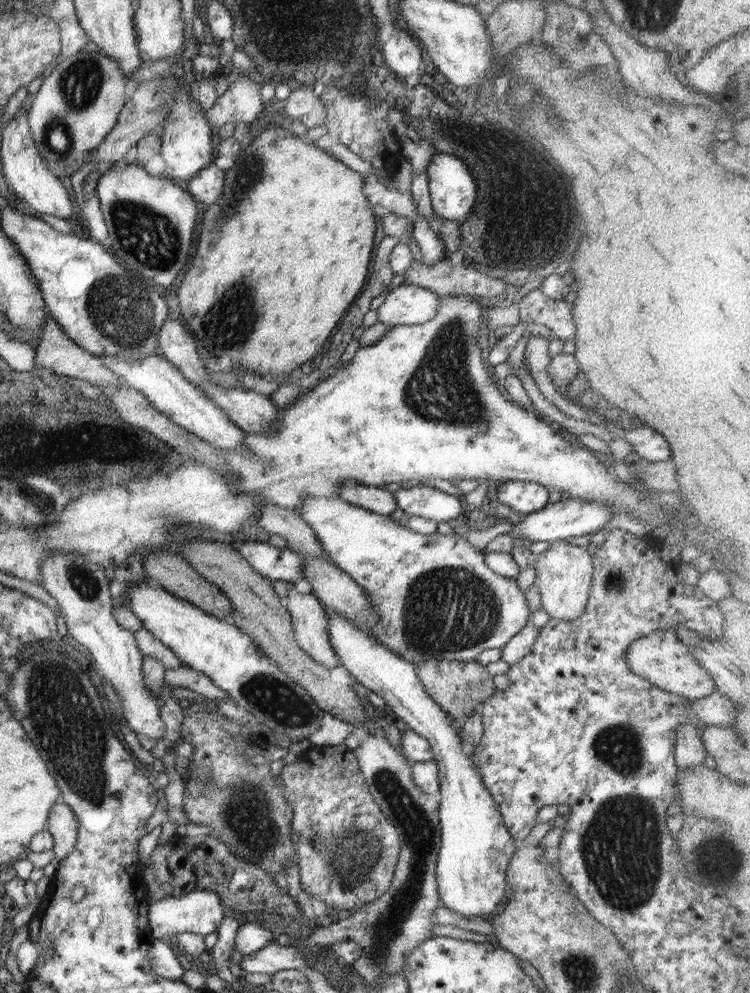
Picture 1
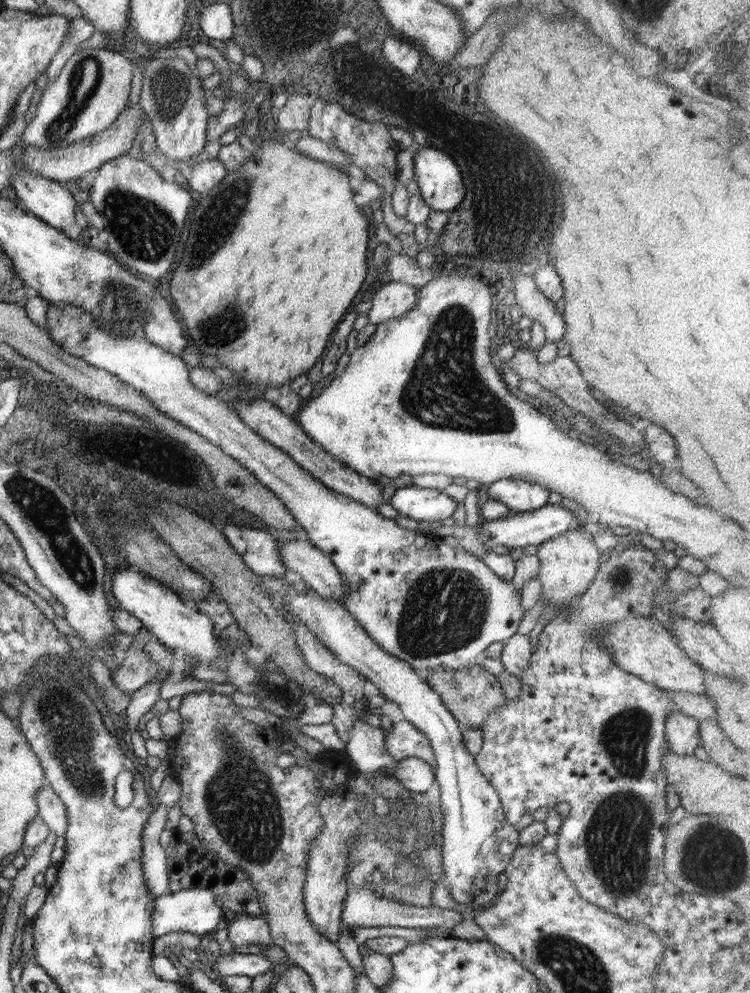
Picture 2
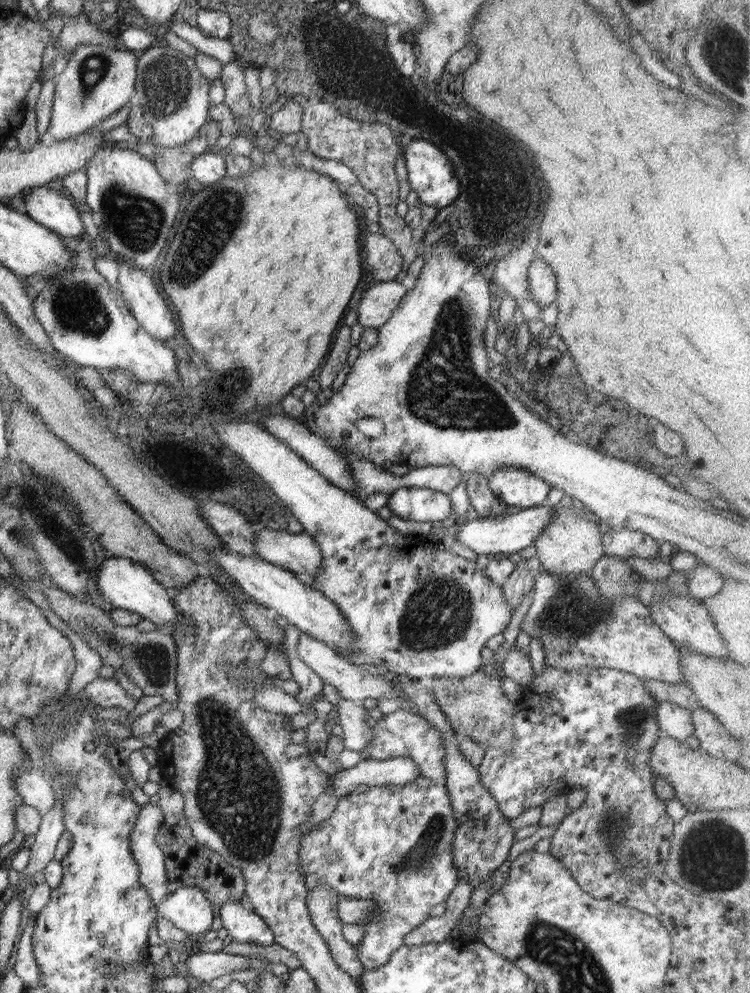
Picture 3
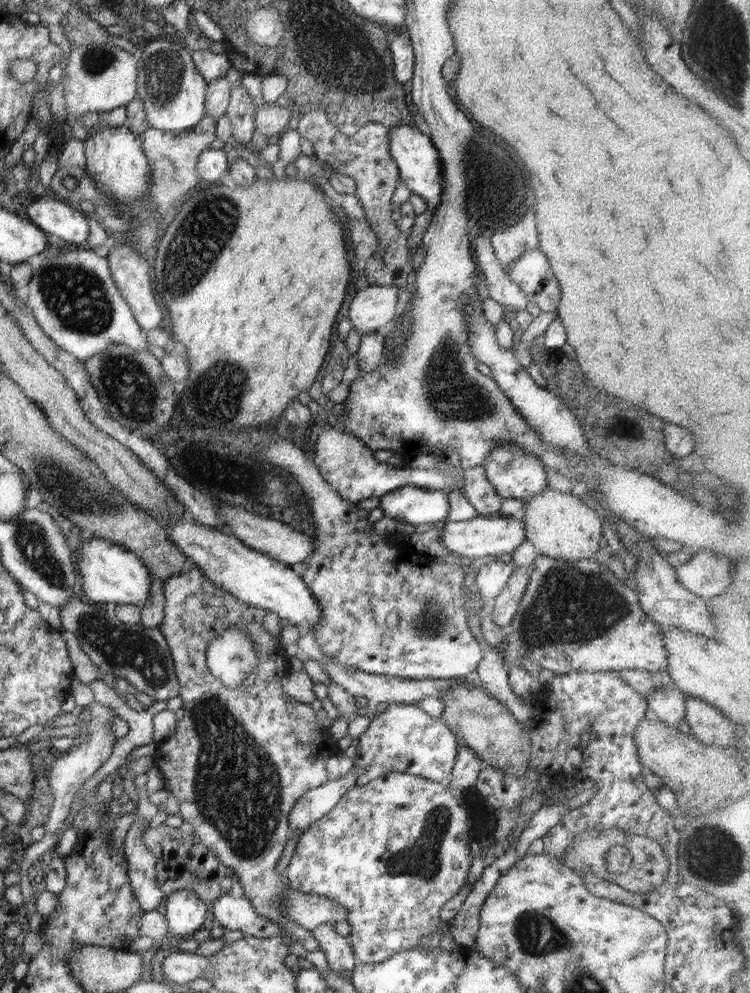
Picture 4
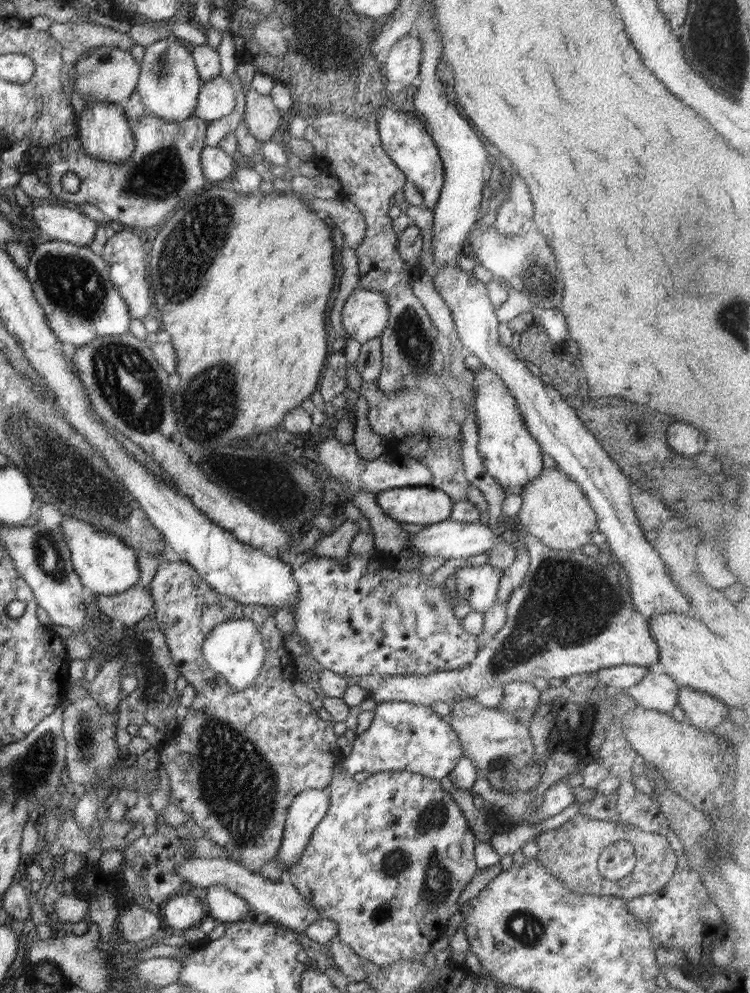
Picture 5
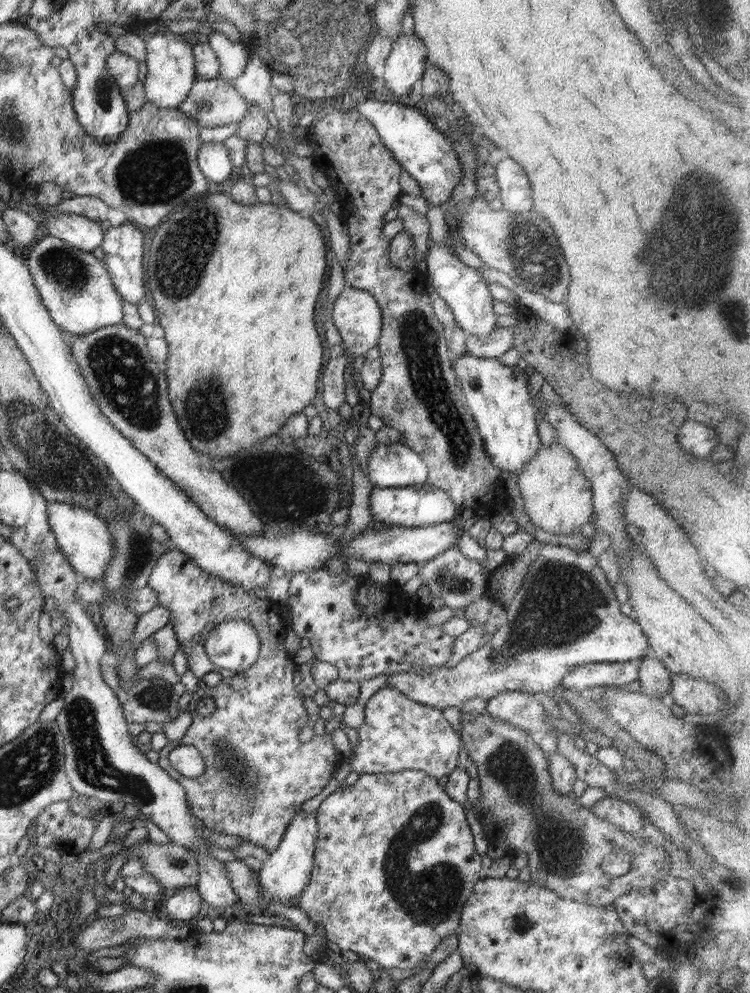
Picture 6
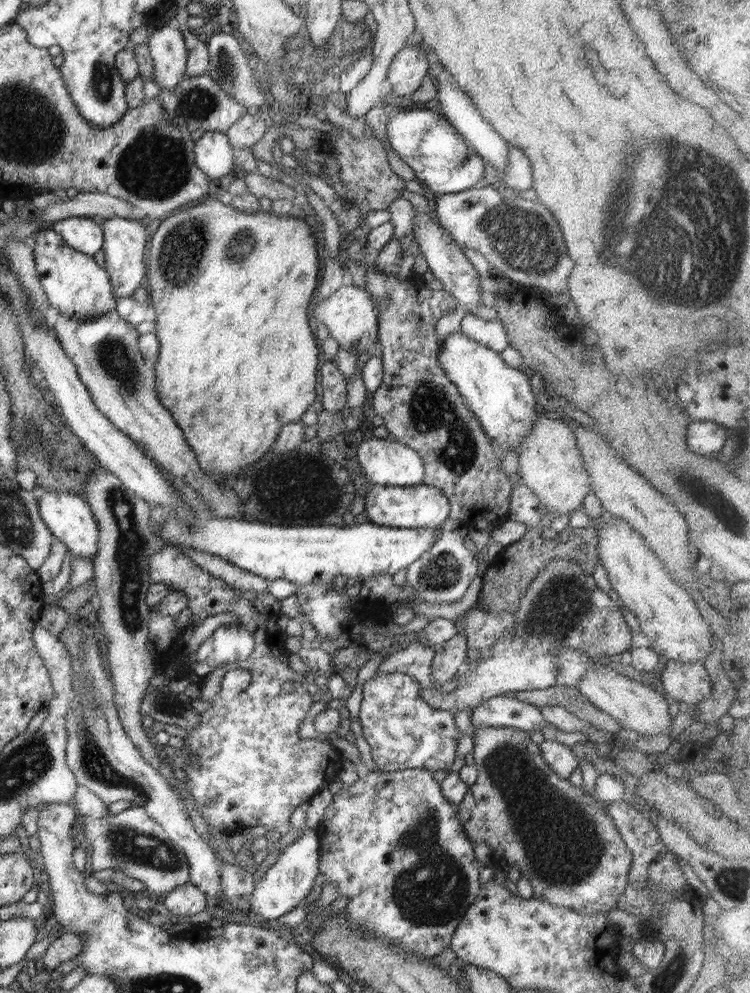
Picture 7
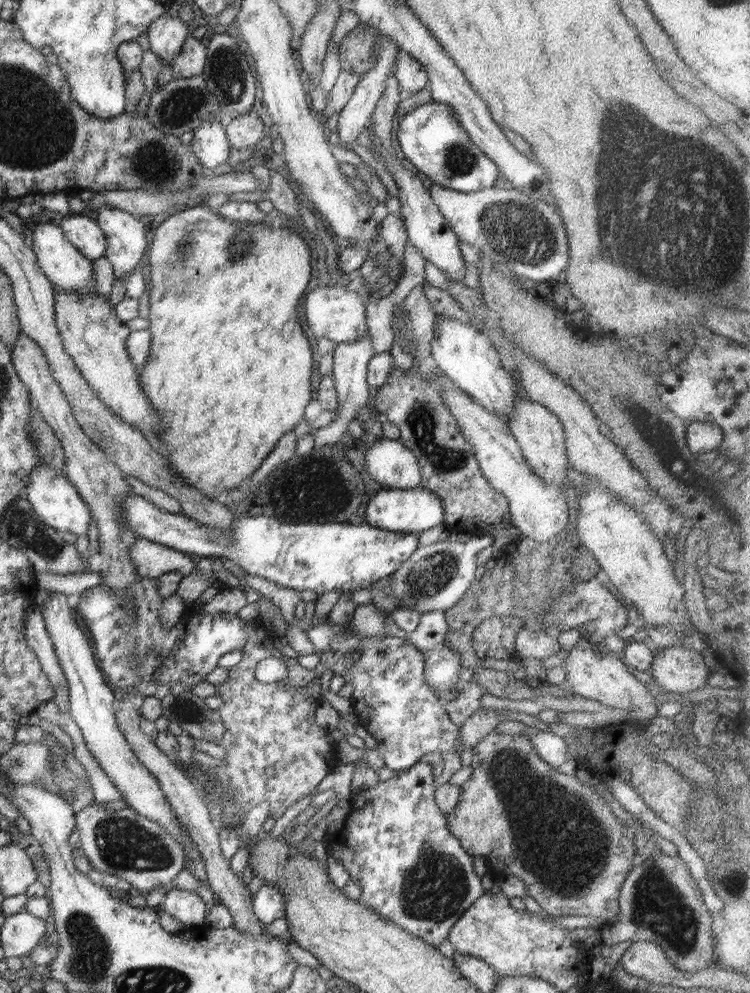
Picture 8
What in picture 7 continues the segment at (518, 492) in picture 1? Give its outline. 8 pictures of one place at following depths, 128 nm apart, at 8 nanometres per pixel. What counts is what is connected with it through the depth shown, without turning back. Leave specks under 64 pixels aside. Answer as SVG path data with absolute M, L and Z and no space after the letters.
M462 332L451 334L442 341L437 357L446 376L457 386L461 396L468 400L496 450L517 452L539 412L538 395L532 391L528 376L508 366L499 352L477 343Z

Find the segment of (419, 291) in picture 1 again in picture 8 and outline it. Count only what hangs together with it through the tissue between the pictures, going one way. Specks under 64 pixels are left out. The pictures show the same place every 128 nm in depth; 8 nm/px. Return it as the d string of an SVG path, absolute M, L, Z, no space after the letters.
M344 283L333 287L319 284L306 294L304 316L314 336L326 337L340 345L354 342L368 333L365 305L363 295L348 290Z

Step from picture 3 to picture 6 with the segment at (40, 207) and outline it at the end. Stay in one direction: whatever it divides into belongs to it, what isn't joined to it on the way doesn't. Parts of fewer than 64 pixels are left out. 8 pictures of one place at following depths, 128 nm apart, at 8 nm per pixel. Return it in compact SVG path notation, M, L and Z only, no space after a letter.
M56 213L54 217L48 217L44 227L51 236L83 252L92 253L102 245L104 237L100 223L71 213Z

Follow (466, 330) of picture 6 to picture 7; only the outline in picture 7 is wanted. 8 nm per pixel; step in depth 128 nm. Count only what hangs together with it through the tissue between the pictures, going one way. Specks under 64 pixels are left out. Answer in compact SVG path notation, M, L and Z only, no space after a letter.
M426 212L416 213L415 216L414 221L416 222L414 222L412 231L415 237L414 252L424 253L432 274L444 285L443 289L457 300L460 310L464 310L465 314L473 314L475 308L482 304L480 300L482 288L478 280L478 271L466 258L464 249L454 241L452 236L449 236L446 230L443 230L441 224L434 222Z

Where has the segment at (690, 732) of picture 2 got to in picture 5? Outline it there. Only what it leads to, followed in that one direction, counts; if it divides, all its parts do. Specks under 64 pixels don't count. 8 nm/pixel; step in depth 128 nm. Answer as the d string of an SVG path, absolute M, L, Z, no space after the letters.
M650 671L638 686L626 689L625 692L644 708L662 714L672 715L674 708L678 706L679 687L665 673Z

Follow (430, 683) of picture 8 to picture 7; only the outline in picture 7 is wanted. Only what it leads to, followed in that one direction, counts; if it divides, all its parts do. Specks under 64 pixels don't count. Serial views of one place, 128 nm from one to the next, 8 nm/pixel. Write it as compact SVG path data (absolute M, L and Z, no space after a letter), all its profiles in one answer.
M460 635L447 640L441 648L436 650L433 661L432 678L440 687L451 681L460 670L460 666L468 658L466 637Z

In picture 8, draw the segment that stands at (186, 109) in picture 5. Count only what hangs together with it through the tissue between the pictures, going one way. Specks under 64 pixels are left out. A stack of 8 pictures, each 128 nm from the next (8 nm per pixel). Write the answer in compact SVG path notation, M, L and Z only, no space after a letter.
M164 13L154 22L151 22L145 32L149 38L150 51L157 54L166 64L171 66L171 62L182 50L191 28L192 25L183 22L180 17Z

